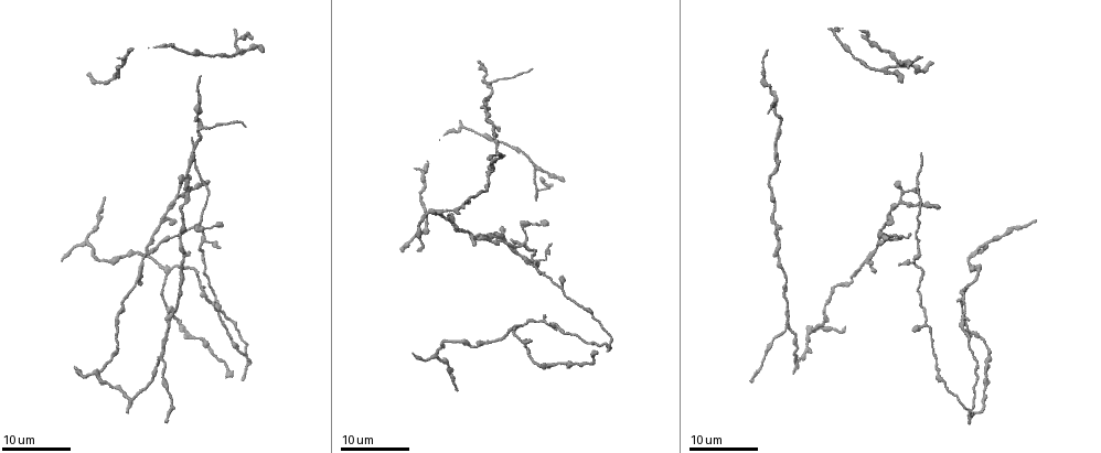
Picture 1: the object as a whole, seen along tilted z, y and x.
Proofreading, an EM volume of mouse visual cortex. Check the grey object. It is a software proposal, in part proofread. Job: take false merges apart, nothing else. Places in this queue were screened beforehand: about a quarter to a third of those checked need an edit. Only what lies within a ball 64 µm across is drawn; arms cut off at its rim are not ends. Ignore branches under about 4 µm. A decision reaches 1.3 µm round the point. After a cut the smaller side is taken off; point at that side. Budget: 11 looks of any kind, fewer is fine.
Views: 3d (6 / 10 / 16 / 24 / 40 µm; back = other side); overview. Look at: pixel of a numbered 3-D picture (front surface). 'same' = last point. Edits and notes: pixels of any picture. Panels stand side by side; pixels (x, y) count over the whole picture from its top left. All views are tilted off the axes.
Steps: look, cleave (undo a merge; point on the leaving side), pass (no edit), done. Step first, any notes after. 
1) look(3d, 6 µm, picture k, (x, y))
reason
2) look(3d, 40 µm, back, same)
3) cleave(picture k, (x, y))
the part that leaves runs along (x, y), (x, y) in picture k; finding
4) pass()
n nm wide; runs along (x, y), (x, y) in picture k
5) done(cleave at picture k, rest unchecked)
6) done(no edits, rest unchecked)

look(3d, 24 µm, picture 1, (166, 274))
four arms meet

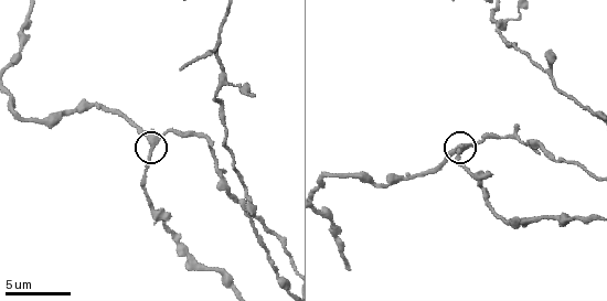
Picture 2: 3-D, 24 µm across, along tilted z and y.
look(3d, 6 µm, picture 2, (151, 142))

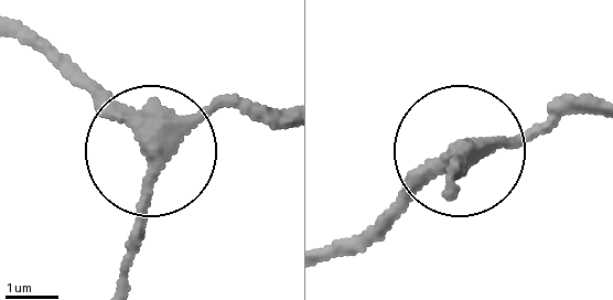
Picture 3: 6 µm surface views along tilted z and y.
look(3d, 6 µm, back, picture 3, (154, 151))
from behind

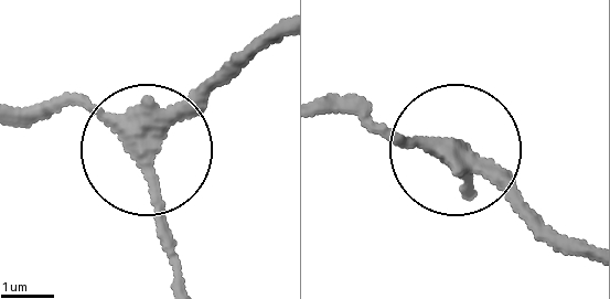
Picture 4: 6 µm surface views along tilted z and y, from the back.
pass()
300 nm wide; runs along (21, 117), (76, 105), (117, 126), (180, 284) in picture 4; continuous, no second cell

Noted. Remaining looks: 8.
look(3d, 24 µm, picture 1, (490, 172))
a fork

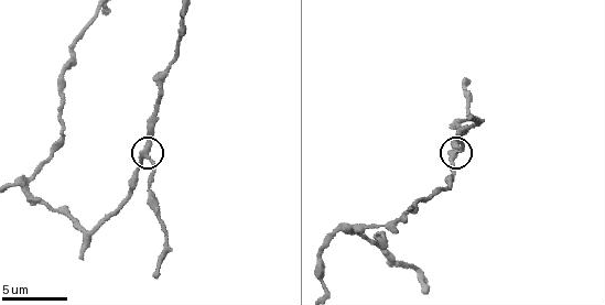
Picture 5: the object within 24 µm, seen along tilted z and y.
look(3d, 10 µm, picture 5, (148, 157))

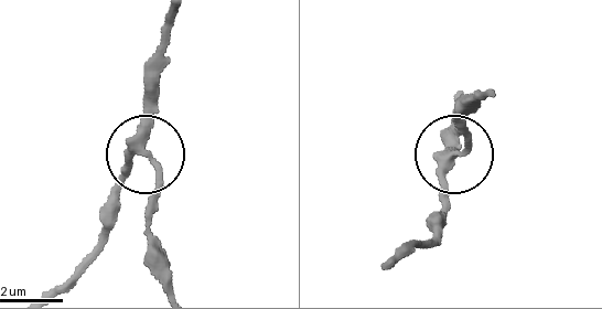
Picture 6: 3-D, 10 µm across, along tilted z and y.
pass()
3 arms; runs along (53, 290), (139, 153), (158, 172), (150, 238) in picture 6; one cell here

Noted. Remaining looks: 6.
look(3d, 16 µm, picture 1, (776, 168))
sudden change in width

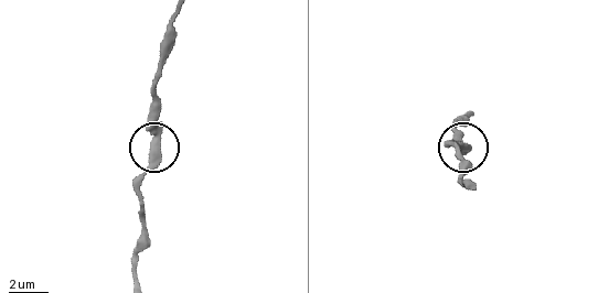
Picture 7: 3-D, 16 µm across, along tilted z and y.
look(3d, 10 µm, picture 7, (155, 149))

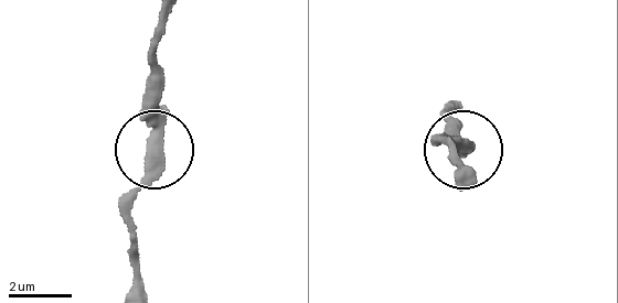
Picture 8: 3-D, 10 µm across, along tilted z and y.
pass()
370 nm wide; runs along (131, 283), (134, 227), (126, 205), (153, 143), (153, 40) in picture 8; continuous, no second cell

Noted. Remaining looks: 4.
look(3d, 24 µm, picture 1, (901, 202))
three-way junction

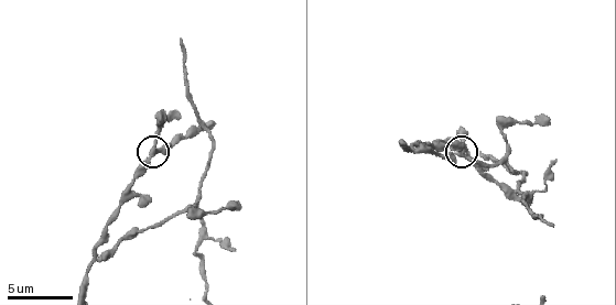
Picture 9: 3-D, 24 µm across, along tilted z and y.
look(3d, 6 µm, picture 9, (462, 152))

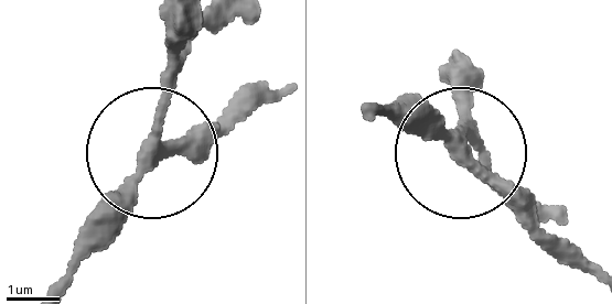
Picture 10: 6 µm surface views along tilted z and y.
pass()
250 nm wide; continuous, no second cell

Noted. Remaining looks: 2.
look(3d, 16 µm, picture 1, (204, 128))

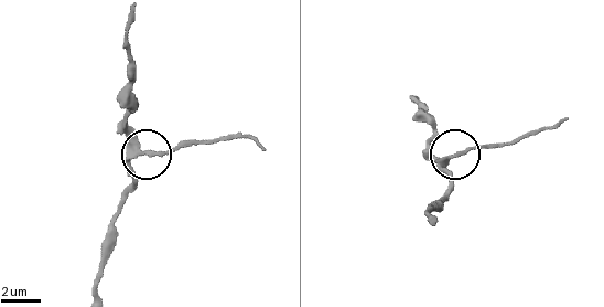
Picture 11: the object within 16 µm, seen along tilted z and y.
look(3d, 10 µm, picture 11, (455, 154))

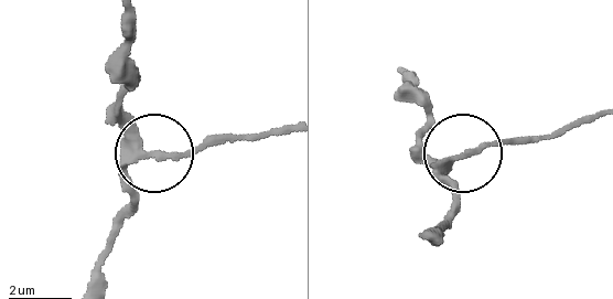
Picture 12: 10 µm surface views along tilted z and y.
cleave(picture 12, (173, 153))
320 nm wide; the part that leaves runs along (130, 145), (194, 151), (290, 132) in picture 12; two cells meet here

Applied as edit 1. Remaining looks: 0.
done(cleave at picture 12, rest unchecked)

